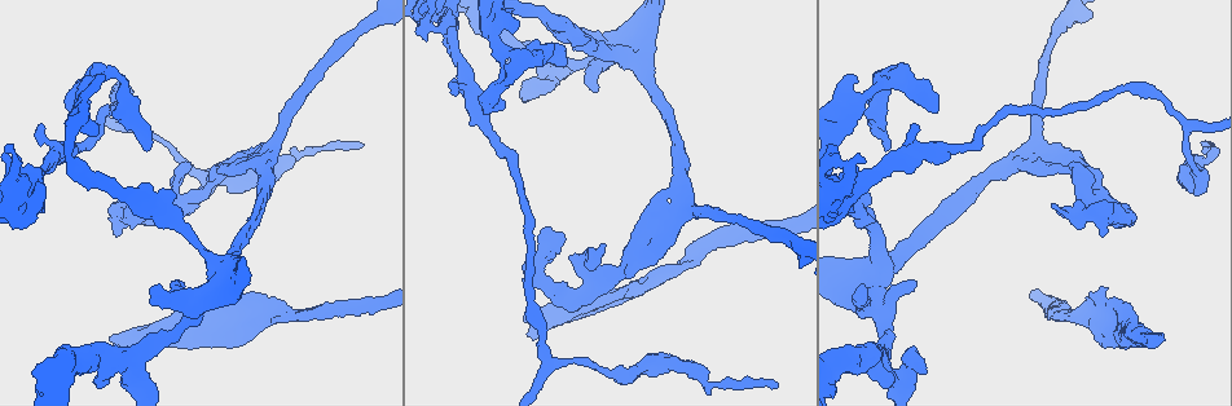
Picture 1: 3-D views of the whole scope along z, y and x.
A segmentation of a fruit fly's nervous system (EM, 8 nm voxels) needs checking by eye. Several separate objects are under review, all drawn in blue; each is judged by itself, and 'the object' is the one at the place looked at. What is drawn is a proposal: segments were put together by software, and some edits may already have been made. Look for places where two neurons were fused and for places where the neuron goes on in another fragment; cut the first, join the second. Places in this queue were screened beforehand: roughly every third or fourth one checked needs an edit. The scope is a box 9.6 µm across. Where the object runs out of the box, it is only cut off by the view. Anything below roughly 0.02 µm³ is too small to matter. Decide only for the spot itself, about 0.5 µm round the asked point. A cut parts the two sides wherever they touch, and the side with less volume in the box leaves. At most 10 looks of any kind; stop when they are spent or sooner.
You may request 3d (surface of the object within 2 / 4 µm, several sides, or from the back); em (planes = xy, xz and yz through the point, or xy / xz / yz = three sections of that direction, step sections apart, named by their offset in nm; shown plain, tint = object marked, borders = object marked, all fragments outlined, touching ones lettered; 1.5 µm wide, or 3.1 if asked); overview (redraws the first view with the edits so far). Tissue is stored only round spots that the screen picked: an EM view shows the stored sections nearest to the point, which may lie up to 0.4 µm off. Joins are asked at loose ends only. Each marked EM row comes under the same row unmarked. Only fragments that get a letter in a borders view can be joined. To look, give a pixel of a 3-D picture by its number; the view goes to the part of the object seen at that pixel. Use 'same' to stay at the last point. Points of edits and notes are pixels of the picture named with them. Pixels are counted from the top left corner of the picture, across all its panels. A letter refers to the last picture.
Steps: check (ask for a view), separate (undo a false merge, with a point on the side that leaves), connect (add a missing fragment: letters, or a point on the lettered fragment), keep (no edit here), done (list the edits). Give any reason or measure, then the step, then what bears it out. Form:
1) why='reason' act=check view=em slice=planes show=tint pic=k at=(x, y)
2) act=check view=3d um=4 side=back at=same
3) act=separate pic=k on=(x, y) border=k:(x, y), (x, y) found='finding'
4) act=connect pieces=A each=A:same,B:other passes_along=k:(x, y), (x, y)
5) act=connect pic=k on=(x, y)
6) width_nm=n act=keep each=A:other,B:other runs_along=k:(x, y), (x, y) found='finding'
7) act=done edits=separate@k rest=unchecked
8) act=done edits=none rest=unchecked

why='end of a long branch' act=check view=3d um=4 side=back pic=1 at=(360, 147)

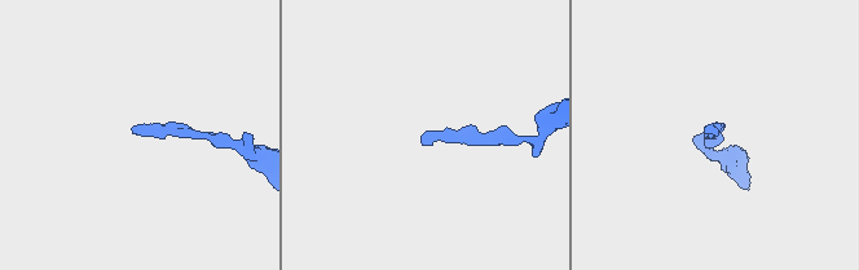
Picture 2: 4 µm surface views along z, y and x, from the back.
why='now the EM' act=check view=em slice=planes show=borders pic=2 at=(420, 141)

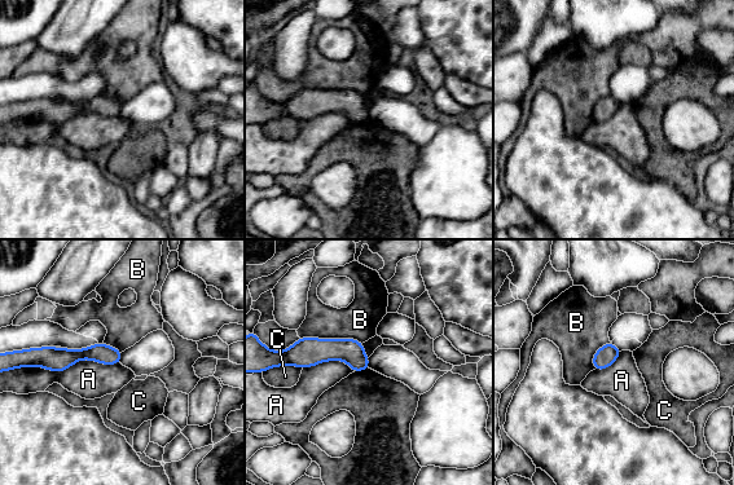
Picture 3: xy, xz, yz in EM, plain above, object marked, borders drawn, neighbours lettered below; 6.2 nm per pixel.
act=keep each=A:other,B:other,C:other runs_along=3:(118, 355), (75, 355), (43, 361) found='none of them fits'

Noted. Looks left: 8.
why='an open end' act=check view=3d um=4 pic=1 at=(916, 283)

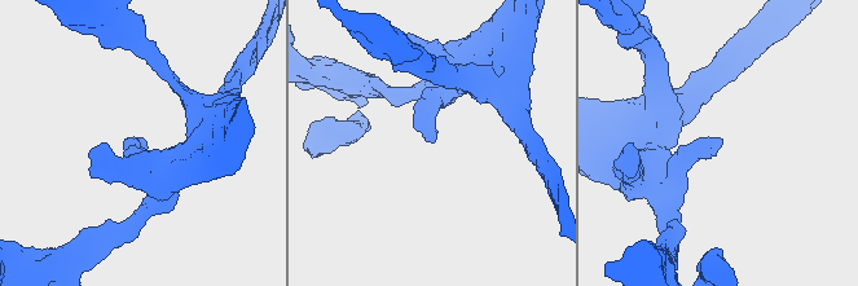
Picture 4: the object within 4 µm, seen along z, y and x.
why='now the EM' act=check view=em slice=planes show=borders pic=4 at=(144, 138)

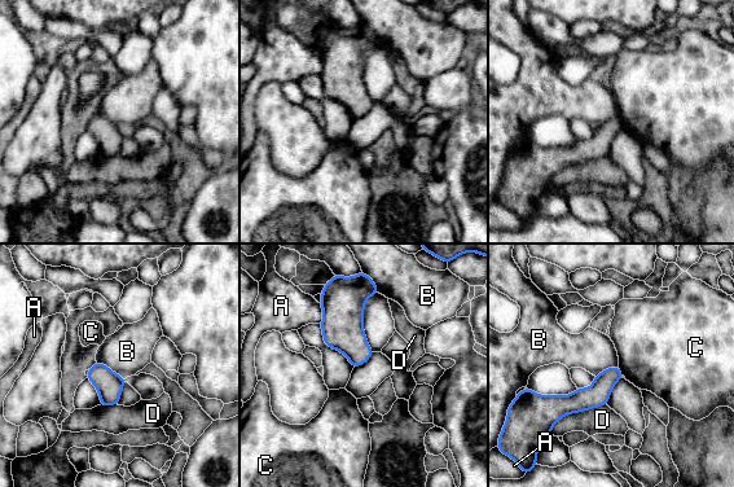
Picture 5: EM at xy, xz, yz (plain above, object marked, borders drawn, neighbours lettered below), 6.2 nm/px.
act=keep each=A:other,B:other,C:other,D:other runs_along=5:(616, 369), (587, 399), (550, 408) found='none of them fits'

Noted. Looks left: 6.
why='thick end' act=check view=em slice=planes show=borders pic=1 at=(527, 333)

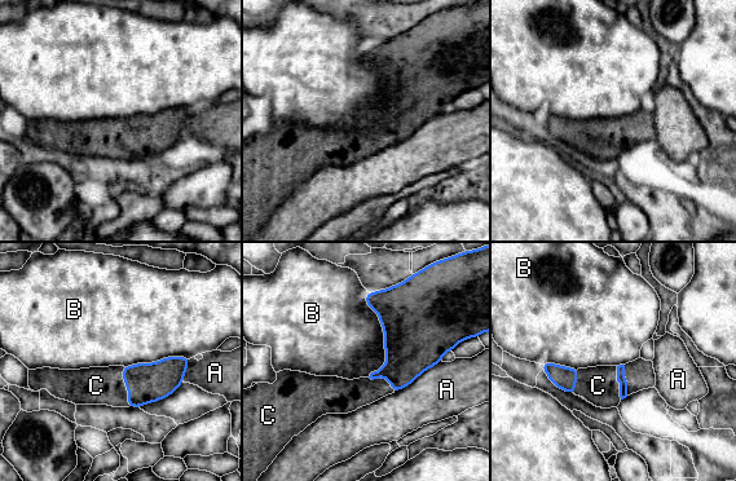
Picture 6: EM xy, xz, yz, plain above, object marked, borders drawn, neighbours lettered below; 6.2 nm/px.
act=connect pieces=C each=A:other,B:other,C:same passes_along=6:(146, 383), (127, 387), (96, 385) found='it goes on there'

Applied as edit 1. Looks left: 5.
why='thick end' act=check view=3d um=2 pic=1 at=(173, 193)

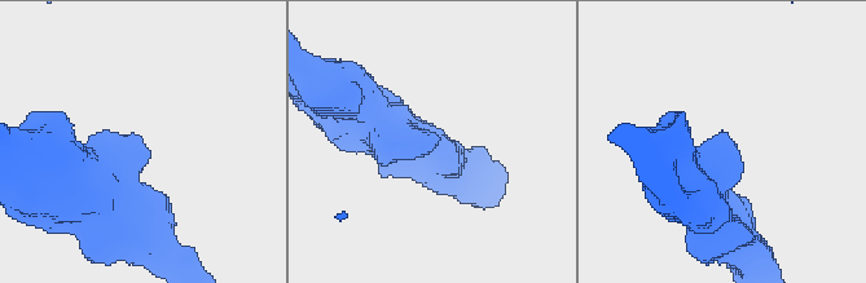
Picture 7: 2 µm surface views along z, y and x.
why='now the EM' act=check view=em slice=planes show=borders pic=7 at=(435, 144)

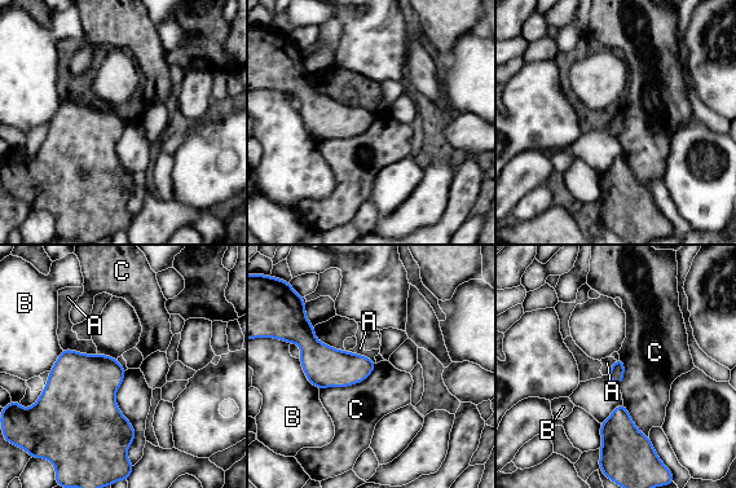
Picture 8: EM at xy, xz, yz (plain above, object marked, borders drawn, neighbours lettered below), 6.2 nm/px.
longest_contact=C:400nm act=keep each=A:other,B:other,C:other border=8:(378, 363), (356, 383), (320, 390) found='no lettered fragment goes on from it'

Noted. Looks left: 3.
act=done edits=connect@6 rest=unchecked

